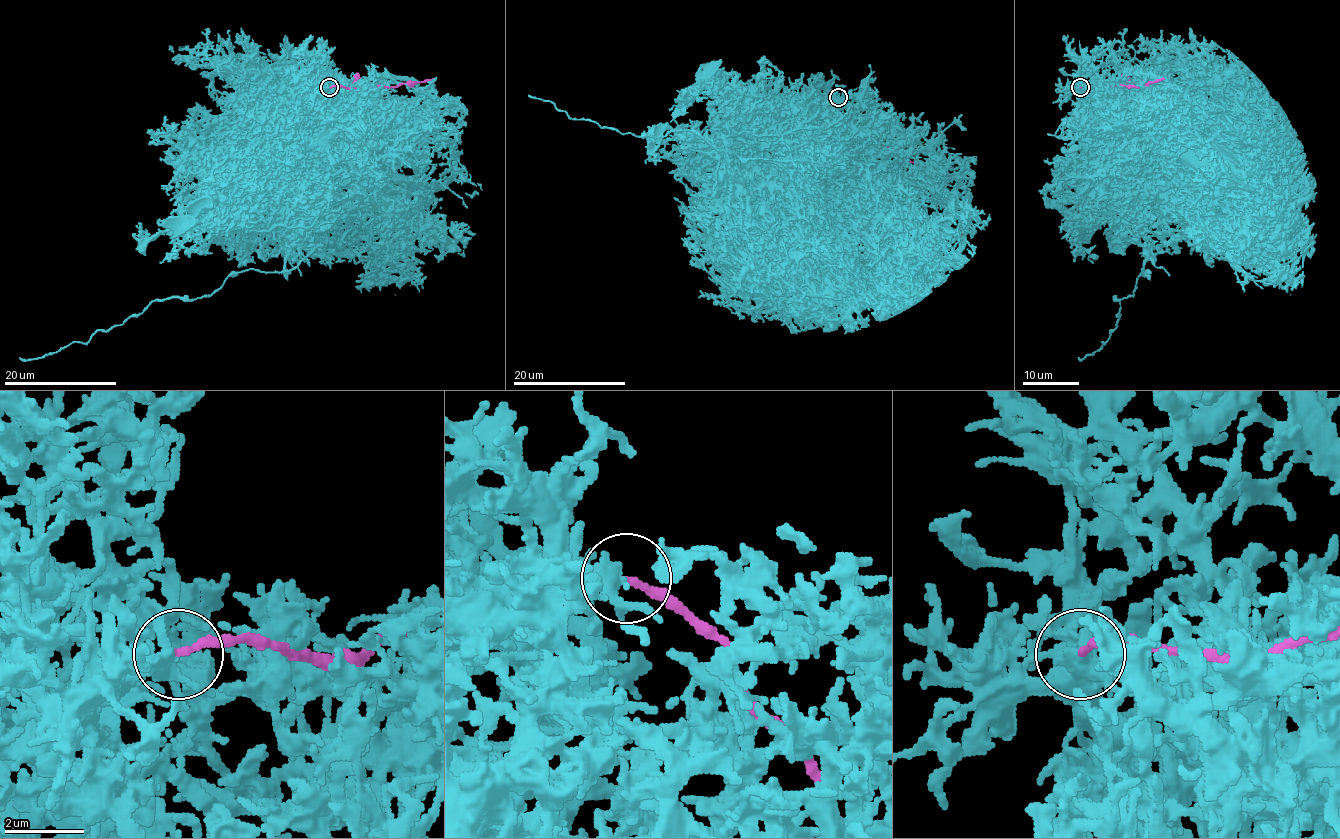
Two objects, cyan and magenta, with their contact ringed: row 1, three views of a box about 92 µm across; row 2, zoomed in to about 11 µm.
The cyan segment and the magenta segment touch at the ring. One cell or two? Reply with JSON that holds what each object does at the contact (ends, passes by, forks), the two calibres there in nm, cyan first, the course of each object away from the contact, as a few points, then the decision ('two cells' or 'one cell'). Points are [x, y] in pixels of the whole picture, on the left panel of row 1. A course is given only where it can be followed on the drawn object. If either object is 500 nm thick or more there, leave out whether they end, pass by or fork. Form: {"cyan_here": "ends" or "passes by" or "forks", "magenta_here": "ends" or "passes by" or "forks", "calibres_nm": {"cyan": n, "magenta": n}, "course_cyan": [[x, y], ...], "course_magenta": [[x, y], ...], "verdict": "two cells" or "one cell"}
{"cyan_here": "forks", "magenta_here": "ends", "calibres_nm": {"cyan": 320, "magenta": 190}, "course_cyan": [[329, 88], [321, 88], [352, 119], [352, 125], [360, 133], [360, 150], [366, 156]], "course_magenta": [[329, 87], [412, 84], [436, 79]], "verdict": "two cells"}

